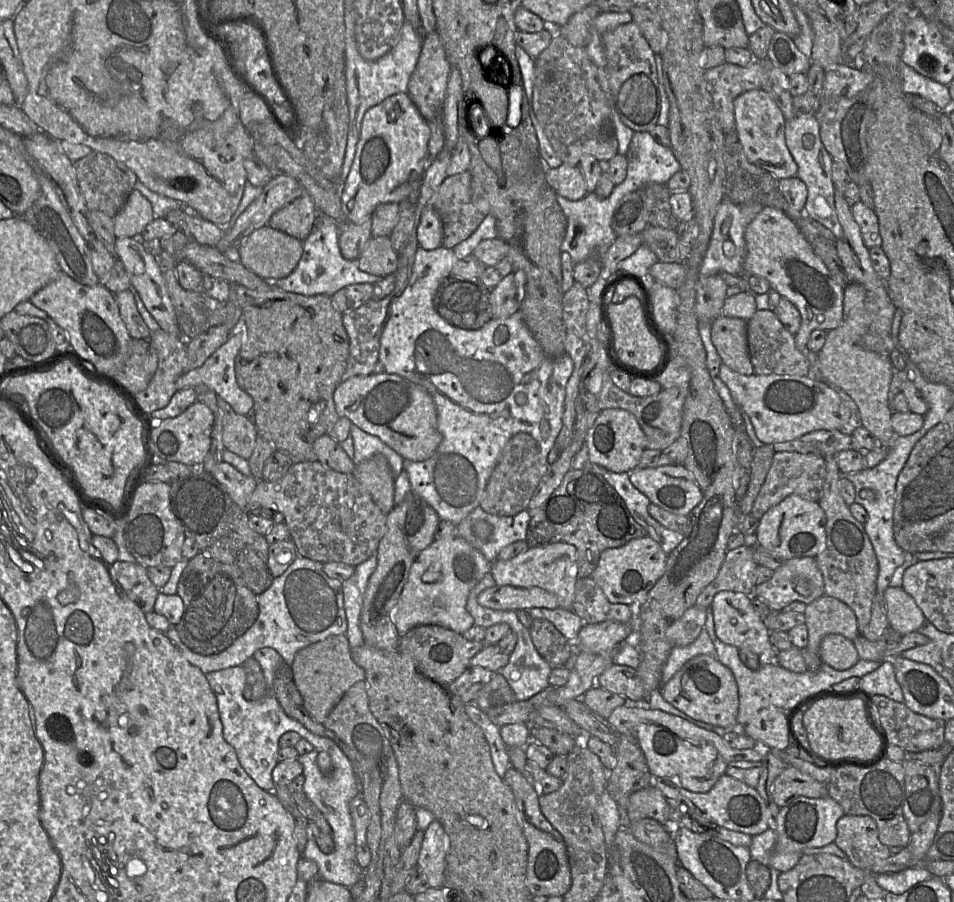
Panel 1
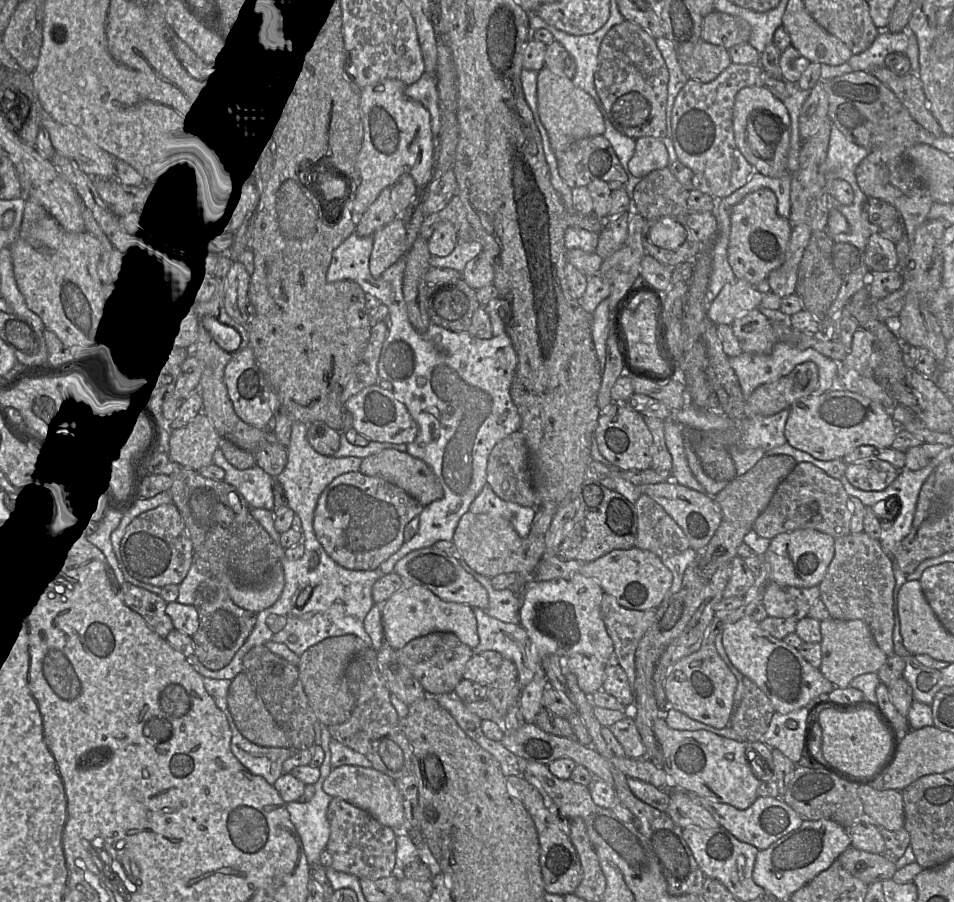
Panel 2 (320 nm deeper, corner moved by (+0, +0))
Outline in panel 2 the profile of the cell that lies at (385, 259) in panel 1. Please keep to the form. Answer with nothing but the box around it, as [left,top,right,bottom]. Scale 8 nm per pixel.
[369,217,407,278]

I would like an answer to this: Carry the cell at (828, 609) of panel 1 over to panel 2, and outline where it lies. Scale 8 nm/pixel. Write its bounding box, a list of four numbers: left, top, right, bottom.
[820,617,887,687]

